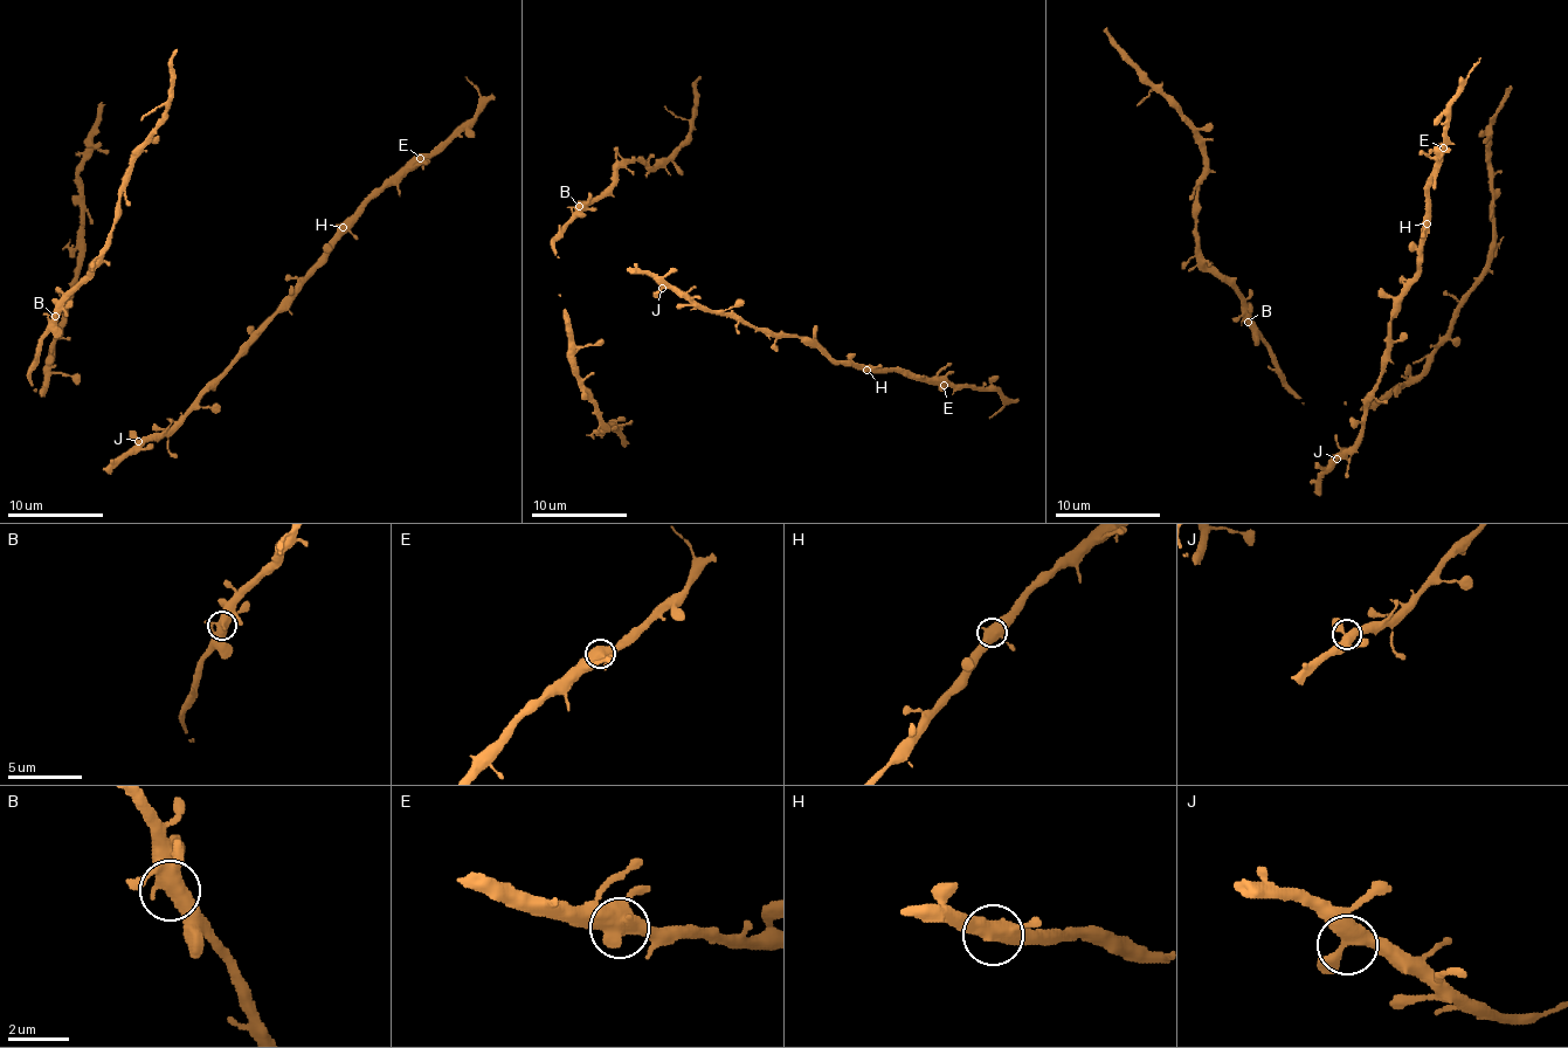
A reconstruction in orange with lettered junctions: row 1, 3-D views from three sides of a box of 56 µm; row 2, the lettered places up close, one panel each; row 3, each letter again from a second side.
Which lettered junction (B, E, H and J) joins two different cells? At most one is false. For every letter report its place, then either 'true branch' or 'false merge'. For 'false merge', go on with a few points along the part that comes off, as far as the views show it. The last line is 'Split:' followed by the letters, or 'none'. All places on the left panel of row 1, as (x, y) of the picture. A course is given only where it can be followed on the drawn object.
B: at (55, 316); true branch
E: at (420, 158); true branch
H: at (343, 227); true branch
J: at (138, 441); true branch
Split: none

